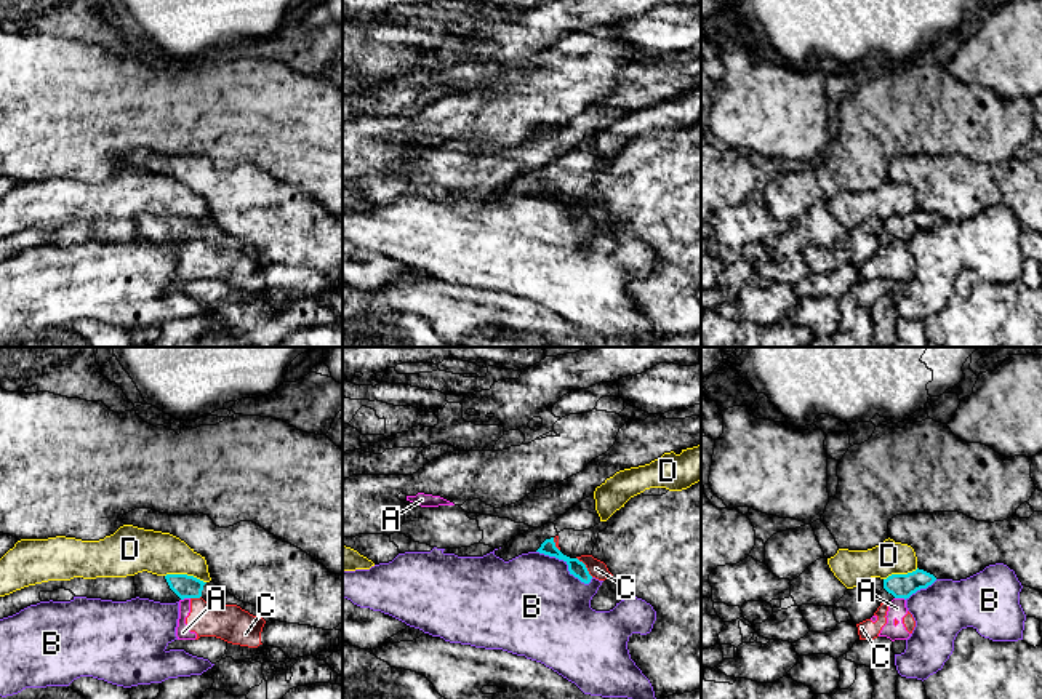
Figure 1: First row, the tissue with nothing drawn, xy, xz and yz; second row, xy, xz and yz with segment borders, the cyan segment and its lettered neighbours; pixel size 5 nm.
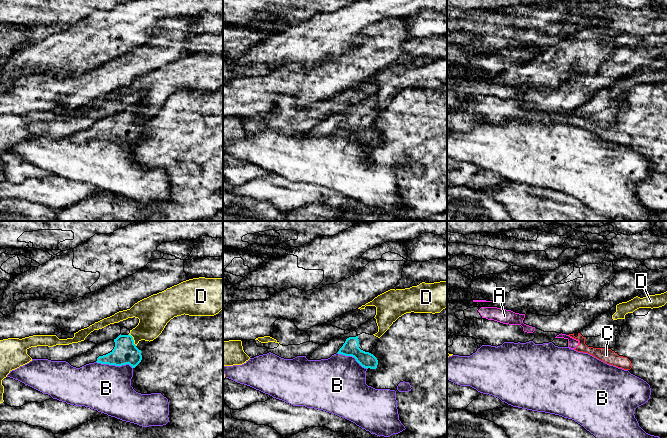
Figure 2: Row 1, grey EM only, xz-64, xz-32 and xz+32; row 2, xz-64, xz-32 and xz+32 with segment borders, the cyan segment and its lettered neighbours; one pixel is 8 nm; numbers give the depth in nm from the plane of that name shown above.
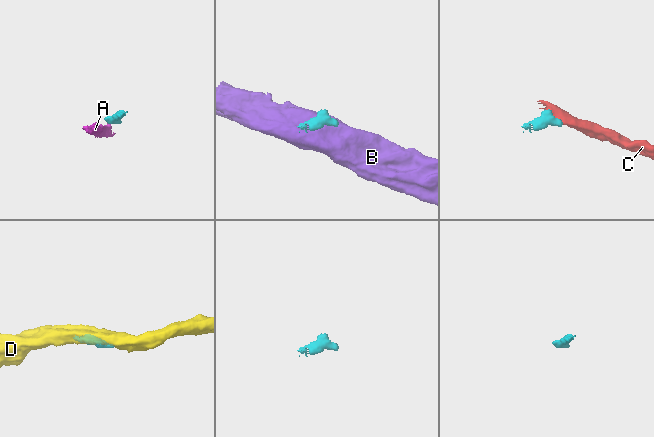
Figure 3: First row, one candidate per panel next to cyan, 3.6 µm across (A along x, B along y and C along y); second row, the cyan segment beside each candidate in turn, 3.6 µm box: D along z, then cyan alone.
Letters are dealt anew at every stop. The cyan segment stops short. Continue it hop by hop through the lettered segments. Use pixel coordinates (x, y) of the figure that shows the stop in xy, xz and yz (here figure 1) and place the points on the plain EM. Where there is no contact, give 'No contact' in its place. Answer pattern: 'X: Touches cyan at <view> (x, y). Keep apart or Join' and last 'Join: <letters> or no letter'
A: Touches cyan at yz (900, 239). Keep apart
B: Touches cyan at xz (567, 205). Keep apart
C: Touches cyan at xz (585, 208). Keep apart
D: Touches cyan at xy (186, 216). Keep apart
Join: no letter

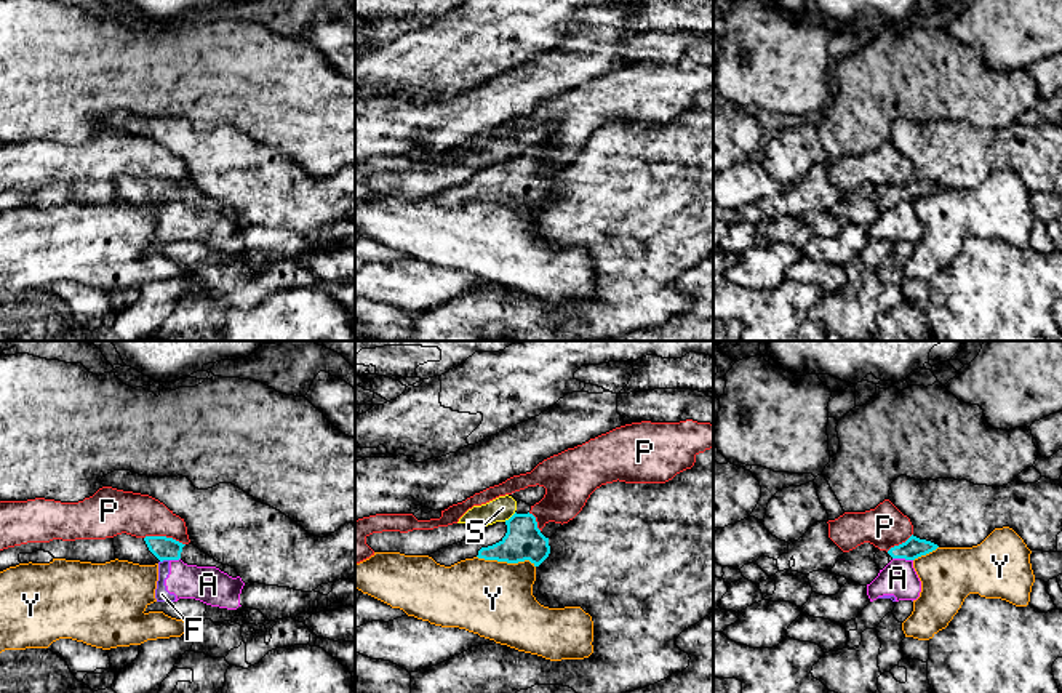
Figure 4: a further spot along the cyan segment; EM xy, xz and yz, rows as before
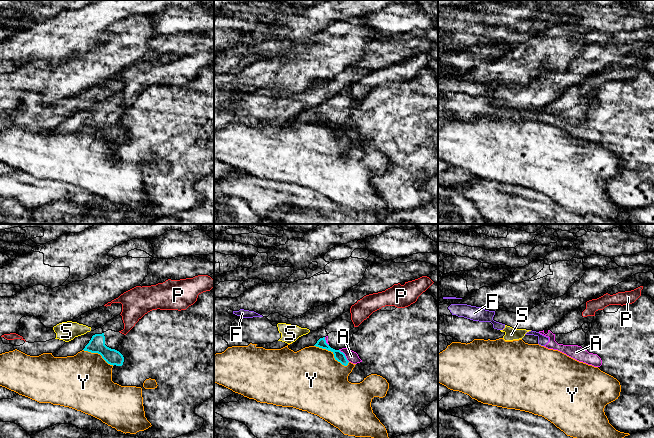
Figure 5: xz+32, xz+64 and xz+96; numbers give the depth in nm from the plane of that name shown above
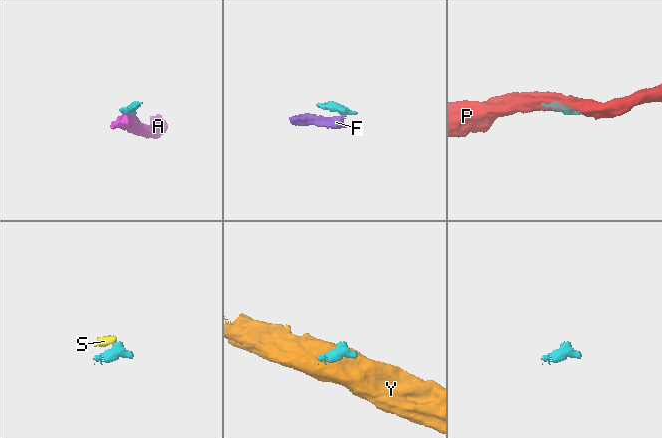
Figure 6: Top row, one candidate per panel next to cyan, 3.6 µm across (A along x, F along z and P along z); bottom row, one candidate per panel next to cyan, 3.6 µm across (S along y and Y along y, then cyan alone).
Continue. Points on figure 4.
A: Touches cyan at yz (902, 199). Keep apart
F: Touches cyan at xy (163, 200). Keep apart
P: Touches cyan at xy (165, 178). Keep apart
S: Touches cyan at xz (511, 159). Keep apart
Y: Touches cyan at xz (506, 202). Keep apart
Join: no letter

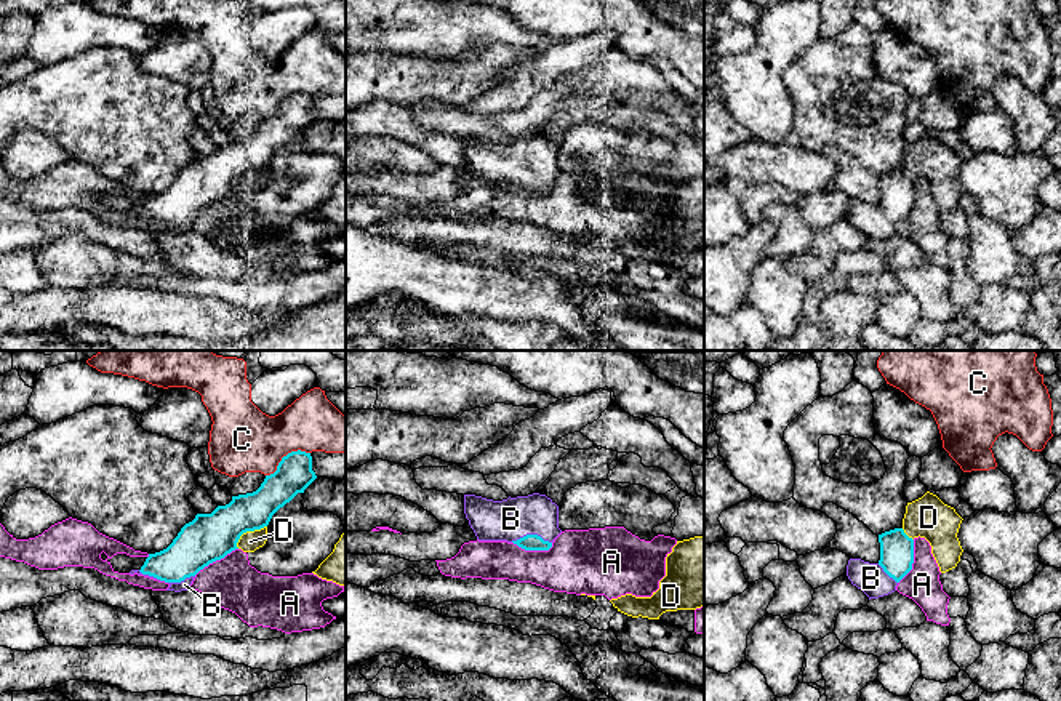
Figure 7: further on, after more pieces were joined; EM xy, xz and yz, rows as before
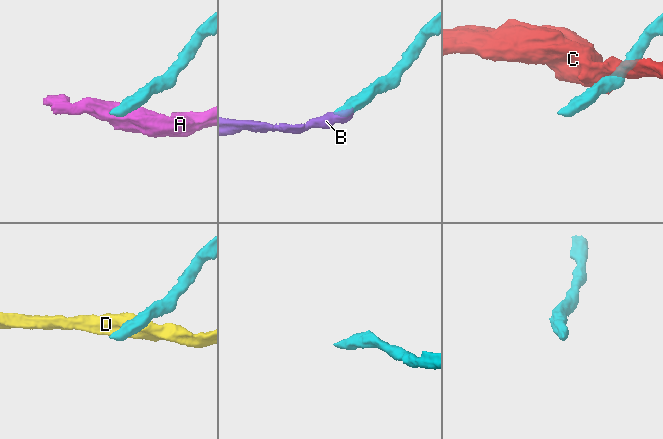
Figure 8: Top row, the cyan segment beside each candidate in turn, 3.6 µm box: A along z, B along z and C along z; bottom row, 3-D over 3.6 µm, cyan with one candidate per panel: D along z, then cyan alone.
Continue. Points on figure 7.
A: Touches cyan at xy (215, 202). Keep apart
B: Touches cyan at xz (532, 176). Join
C: Touches cyan at xy (287, 96). Keep apart
D: Touches cyan at xy (248, 172). Keep apart
Join: B

